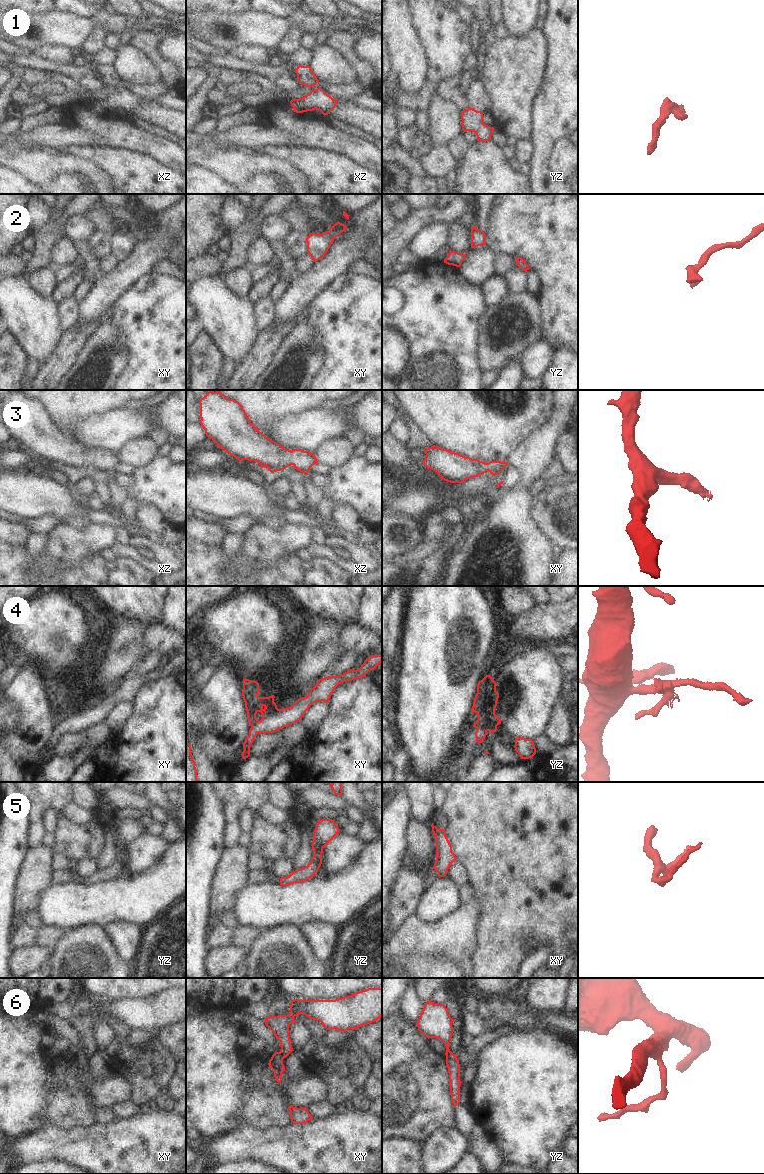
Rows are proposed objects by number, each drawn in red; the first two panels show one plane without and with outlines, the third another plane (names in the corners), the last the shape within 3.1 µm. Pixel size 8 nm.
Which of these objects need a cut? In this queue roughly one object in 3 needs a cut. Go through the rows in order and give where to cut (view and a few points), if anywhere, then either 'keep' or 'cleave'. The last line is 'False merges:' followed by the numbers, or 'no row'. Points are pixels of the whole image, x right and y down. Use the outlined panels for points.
1: no cut; keep
2: no cut; keep
3: no cut; keep
4: no cut; keep
5: no cut; keep
6: cut in xy along (279, 1052), (283, 1058); cleave
False merges: 6

